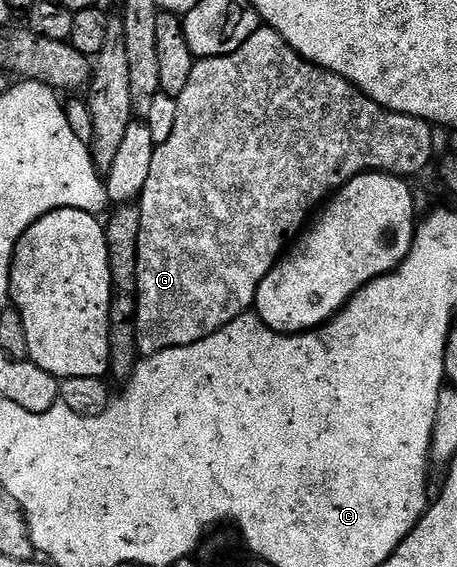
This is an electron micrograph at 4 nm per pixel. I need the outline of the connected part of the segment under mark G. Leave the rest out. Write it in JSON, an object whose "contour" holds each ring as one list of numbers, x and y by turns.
{"contour":[[261,27,257,30,256,33,253,34,253,36,235,53,230,53,224,57,205,57,196,60,195,66,193,67,193,75,189,77,189,84,185,87,185,91,181,91,181,95,177,100,179,102,179,106,177,107,177,127,173,129,173,135,169,137,164,145,155,146,153,163,151,164,149,171,149,183,143,188,143,195,137,203,139,214,141,215,141,235,139,236,139,254,137,255,139,306,137,307,137,315,135,316,135,322,137,323,137,335,135,338,137,339,139,352,143,357,151,357,155,353,161,353,166,349,172,349,173,347,189,347,193,343,197,343,201,339,213,335,218,329,224,329,229,323,233,323,233,319,237,319,241,314,248,312,255,304,255,296,261,287,261,283,265,279,265,275,269,275,269,271,276,263,278,263,279,258,288,252,292,242,304,232,305,226,312,220,316,210,318,210,328,198,338,193,344,185,349,184,355,177,360,177,362,173,392,173,394,177,411,179,411,176,413,176,414,173,421,172,422,169,430,163,431,156,435,153,434,131,436,132,436,130,433,128,432,122,422,121,419,117,410,117,404,113,390,113,388,109,382,109,376,101,366,97,356,85,349,83,345,78,341,75,337,75,333,71,322,69,319,65,307,61,297,51,293,51,293,47,289,47,289,43,285,43,285,39,281,39,281,35,277,31,273,31,266,27]]}

